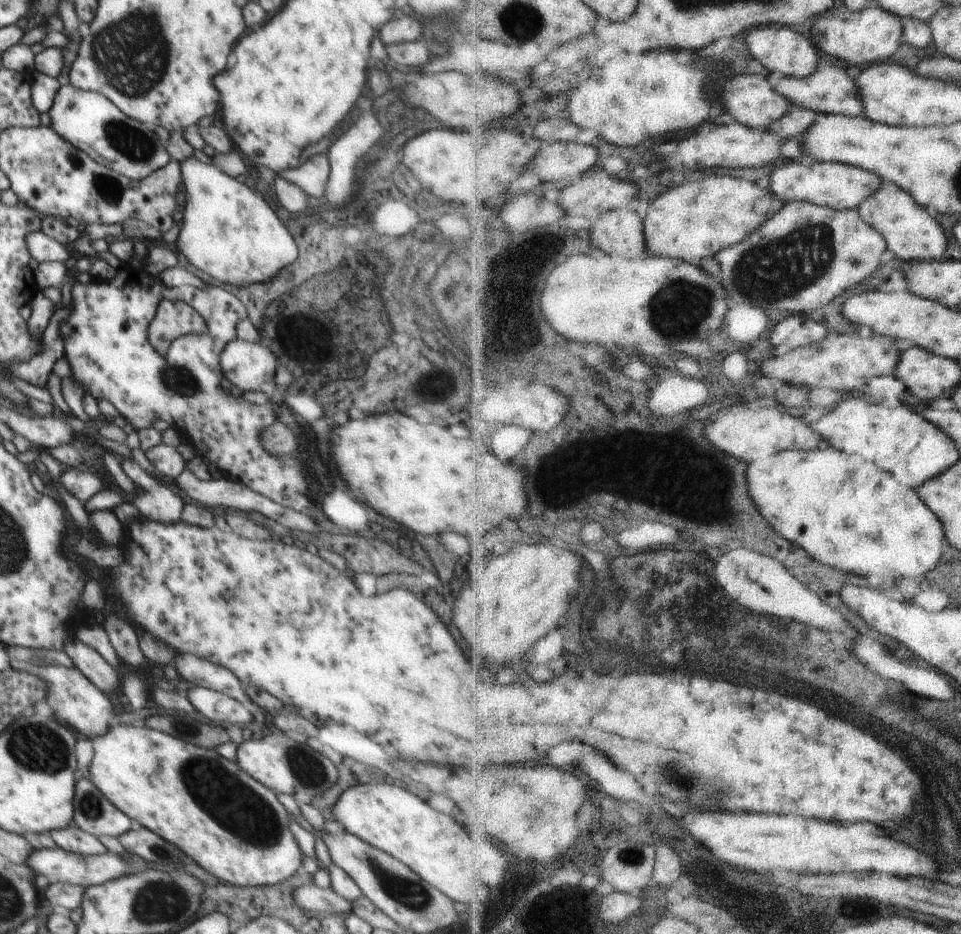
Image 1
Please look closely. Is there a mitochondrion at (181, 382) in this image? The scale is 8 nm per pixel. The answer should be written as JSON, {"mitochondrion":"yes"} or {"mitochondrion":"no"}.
{"mitochondrion":"yes"}

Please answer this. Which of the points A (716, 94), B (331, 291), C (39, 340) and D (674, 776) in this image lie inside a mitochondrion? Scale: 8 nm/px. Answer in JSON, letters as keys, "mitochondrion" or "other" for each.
{"A":"other","B":"mitochondrion","C":"other","D":"mitochondrion"}

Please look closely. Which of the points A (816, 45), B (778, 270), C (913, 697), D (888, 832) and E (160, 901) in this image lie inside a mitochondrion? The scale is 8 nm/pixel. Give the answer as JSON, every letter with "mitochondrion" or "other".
{"A":"other","B":"mitochondrion","C":"other","D":"other","E":"mitochondrion"}

